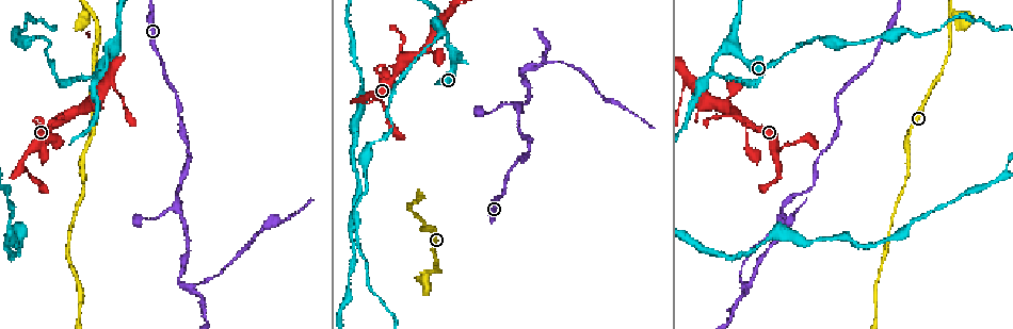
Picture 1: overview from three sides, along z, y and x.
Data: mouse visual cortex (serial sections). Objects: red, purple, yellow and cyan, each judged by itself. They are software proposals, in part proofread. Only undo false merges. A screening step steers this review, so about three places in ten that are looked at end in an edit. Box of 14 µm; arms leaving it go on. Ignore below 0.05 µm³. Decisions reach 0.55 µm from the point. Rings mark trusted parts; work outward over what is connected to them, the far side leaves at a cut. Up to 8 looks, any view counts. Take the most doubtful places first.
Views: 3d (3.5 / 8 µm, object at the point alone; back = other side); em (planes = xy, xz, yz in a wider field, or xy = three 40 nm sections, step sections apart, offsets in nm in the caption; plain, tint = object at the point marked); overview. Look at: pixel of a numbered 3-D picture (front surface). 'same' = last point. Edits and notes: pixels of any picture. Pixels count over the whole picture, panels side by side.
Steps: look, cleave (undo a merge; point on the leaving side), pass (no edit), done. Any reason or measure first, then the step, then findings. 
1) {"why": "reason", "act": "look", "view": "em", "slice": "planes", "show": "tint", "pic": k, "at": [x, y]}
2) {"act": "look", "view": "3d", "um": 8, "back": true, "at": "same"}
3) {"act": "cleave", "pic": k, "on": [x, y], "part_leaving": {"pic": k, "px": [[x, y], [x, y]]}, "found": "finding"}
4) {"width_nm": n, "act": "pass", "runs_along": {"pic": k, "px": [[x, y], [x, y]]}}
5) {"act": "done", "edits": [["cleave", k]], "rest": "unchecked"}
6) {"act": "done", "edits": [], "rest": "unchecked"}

{"why": "sharp bend", "act": "look", "view": "3d", "um": 8, "pic": 1, "at": [712, 73]}

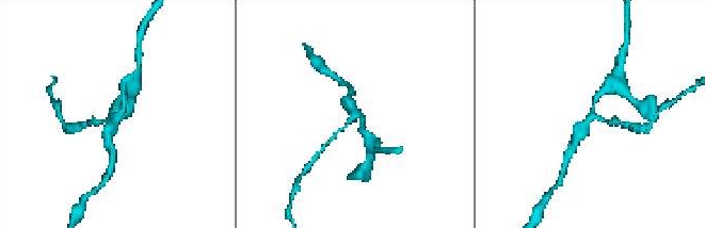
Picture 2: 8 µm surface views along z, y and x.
{"why": "zoom in", "act": "look", "view": "3d", "um": 3.5, "pic": 2, "at": [593, 118]}

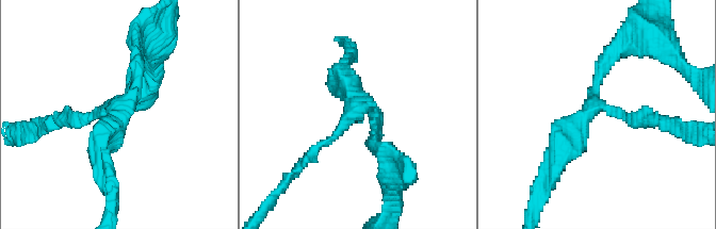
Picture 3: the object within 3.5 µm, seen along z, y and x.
{"arms": 3, "arm_widths_nm": [150, 200, 300], "act": "look", "view": "em", "slice": "xy", "step": 2, "show": "tint", "pic": 3, "at": [360, 106]}

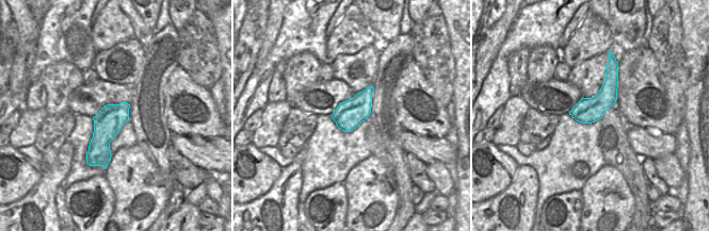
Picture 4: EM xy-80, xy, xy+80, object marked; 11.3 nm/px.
{"act": "pass", "runs_along": {"pic": 3, "px": [[136, 46], [136, 88], [70, 118]]}, "found": "one cell here"}

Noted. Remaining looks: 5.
{"act": "look", "view": "3d", "um": 3.5, "pic": 1, "at": [28, 174]}

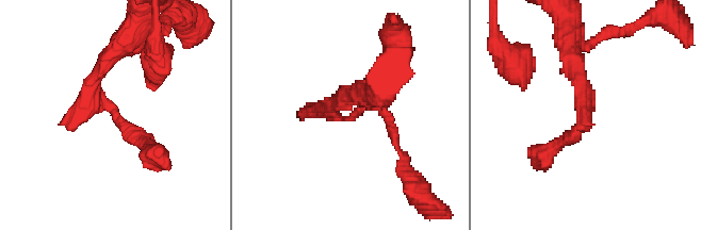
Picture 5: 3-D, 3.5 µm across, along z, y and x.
{"act": "look", "view": "em", "slice": "planes", "show": "tint", "pic": 5, "at": [349, 117]}

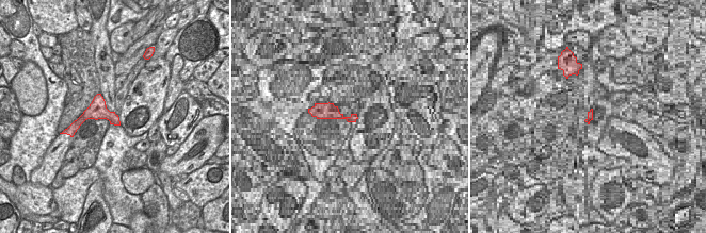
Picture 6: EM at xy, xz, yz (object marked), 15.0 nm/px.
{"act": "pass", "runs_along": {"pic": 5, "px": [[106, 59], [92, 101], [151, 150]]}, "found": "one cell here"}

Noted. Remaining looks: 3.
{"why": "abrupt turn", "act": "look", "view": "3d", "um": 3.5, "pic": 1, "at": [807, 41]}

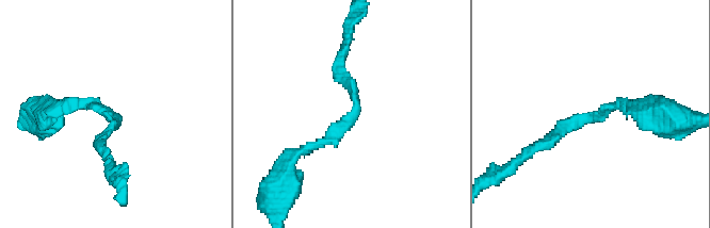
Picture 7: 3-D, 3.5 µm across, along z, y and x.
{"act": "look", "view": "em", "slice": "xy", "step": 2, "show": "tint", "pic": 7, "at": [358, 109]}

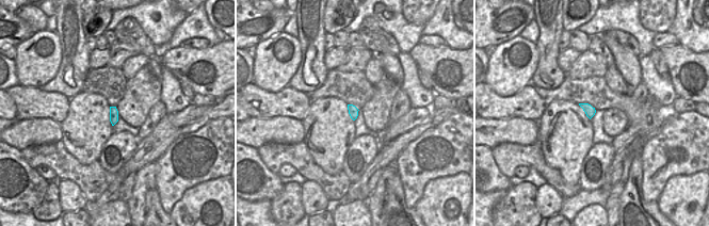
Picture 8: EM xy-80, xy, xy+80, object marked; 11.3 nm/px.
{"act": "look", "view": "em", "slice": "xy", "step": 1, "show": "tint", "at": "same"}

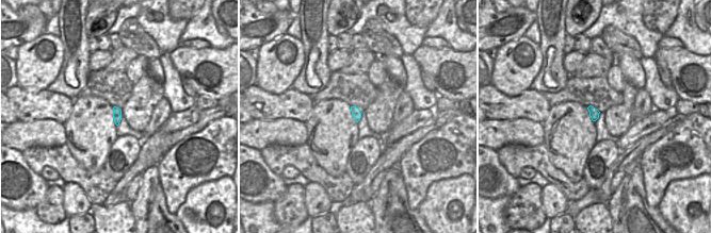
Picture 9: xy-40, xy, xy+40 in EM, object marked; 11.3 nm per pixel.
{"act": "pass", "runs_along": {"pic": 7, "px": [[533, 148], [566, 125], [626, 106]]}, "found": "one cell here"}

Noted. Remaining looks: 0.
{"act": "done", "edits": [], "rest": "unchecked"}

